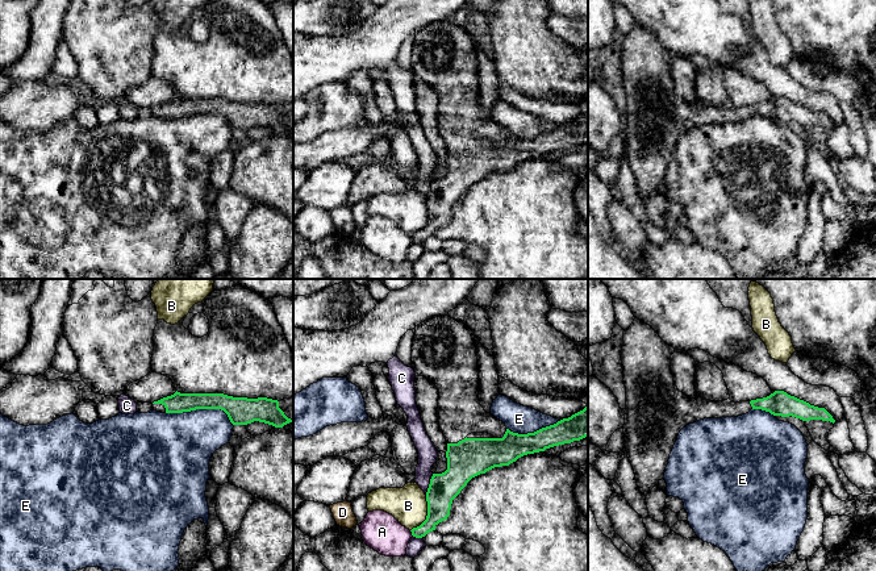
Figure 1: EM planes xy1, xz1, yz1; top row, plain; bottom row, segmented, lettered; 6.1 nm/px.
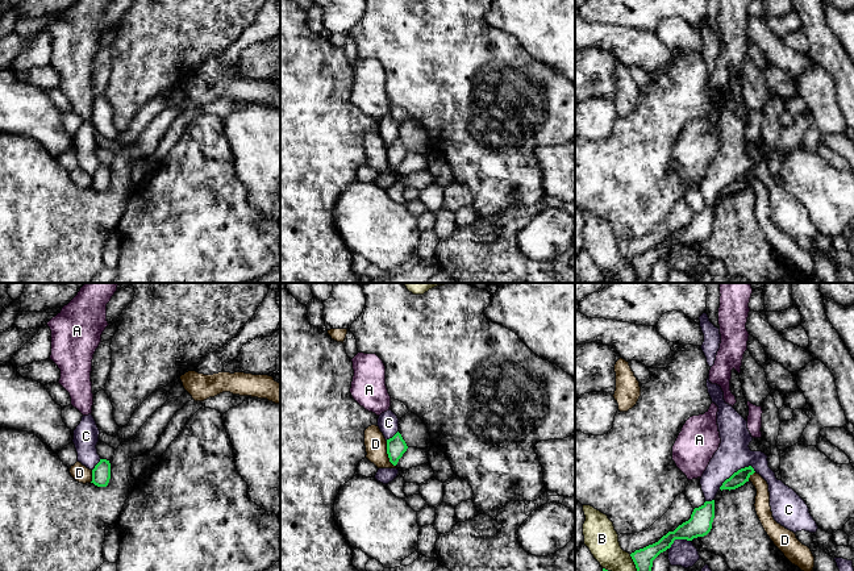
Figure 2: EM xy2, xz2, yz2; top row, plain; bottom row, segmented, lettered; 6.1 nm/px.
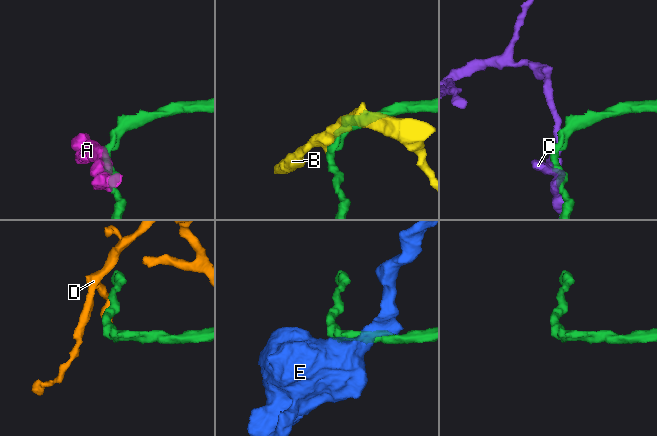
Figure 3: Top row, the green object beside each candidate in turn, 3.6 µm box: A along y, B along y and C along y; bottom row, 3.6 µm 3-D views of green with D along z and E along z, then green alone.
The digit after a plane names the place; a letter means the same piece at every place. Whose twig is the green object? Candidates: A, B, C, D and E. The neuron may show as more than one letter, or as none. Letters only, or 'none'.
none

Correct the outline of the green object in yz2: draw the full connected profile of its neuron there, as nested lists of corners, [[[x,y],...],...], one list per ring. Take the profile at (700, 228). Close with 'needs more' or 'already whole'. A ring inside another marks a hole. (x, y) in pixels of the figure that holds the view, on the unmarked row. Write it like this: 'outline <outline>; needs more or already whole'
outline [[[715,205],[705,207],[701,212],[695,213],[691,224],[679,230],[674,237],[668,237],[658,247],[630,259],[636,274],[637,283],[653,283],[653,266],[663,257],[671,253],[675,245],[692,246],[697,242],[707,241],[712,234],[715,224]]]; already whole

